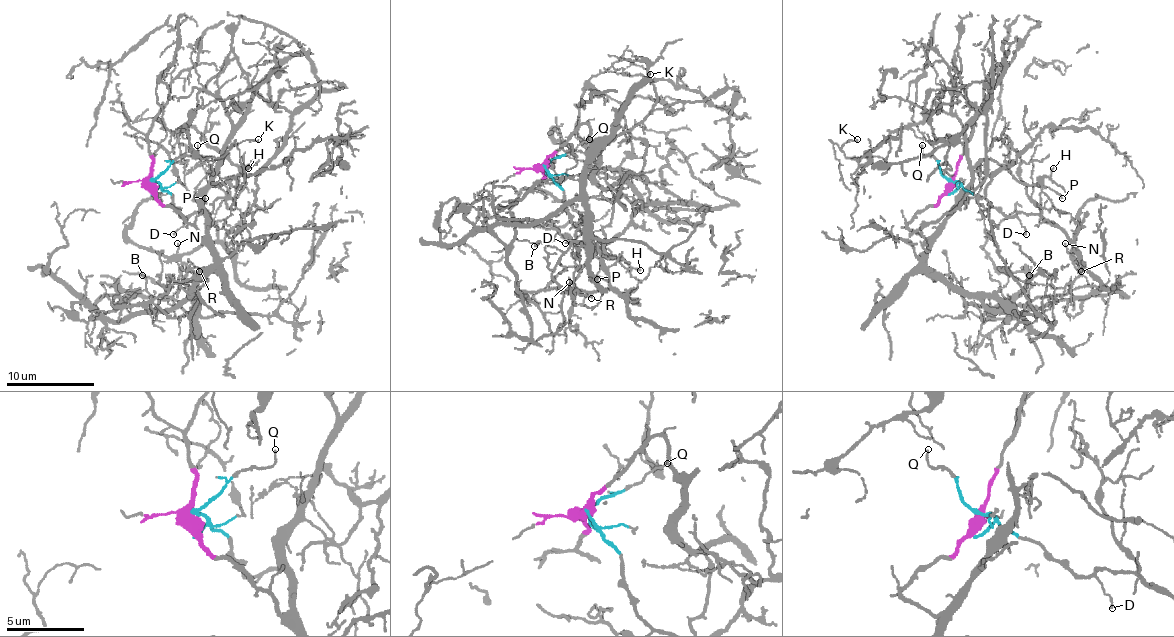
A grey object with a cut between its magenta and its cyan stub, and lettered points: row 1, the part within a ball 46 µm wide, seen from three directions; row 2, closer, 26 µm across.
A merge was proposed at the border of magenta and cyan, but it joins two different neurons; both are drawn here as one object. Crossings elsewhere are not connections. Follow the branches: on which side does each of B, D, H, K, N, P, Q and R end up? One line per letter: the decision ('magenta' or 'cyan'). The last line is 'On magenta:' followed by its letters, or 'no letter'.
B: magenta
D: cyan
H: magenta
K: magenta
N: cyan
P: magenta
Q: cyan
R: cyan
On magenta: B, H, K, P

